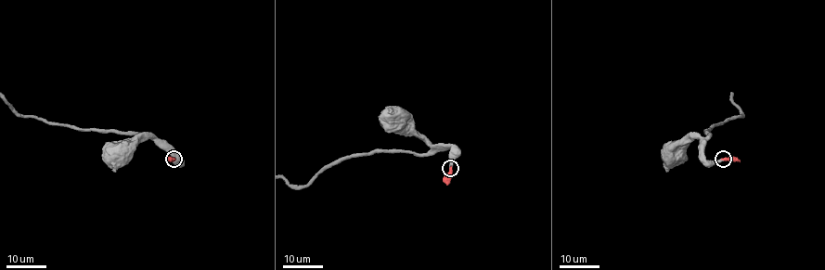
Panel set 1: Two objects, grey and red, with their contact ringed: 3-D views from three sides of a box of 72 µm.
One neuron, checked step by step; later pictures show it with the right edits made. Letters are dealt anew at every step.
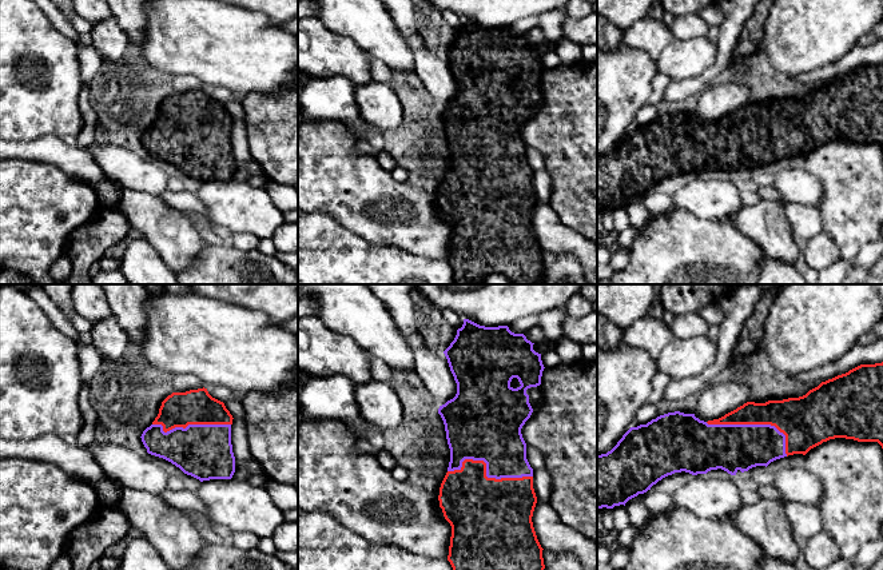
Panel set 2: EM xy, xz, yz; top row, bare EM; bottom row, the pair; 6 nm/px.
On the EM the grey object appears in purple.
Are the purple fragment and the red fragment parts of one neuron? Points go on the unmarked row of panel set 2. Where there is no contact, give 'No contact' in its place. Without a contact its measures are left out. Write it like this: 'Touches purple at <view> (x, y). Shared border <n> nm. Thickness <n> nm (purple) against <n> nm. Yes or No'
Touches purple at xz (486, 174). Shared border 500 nm. Thickness 360 nm (purple) against 440 nm. Yes

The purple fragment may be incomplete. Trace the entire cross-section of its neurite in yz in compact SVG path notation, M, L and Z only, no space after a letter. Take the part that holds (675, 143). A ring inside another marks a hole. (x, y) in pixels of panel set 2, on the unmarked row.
M883 63L860 65L822 83L799 99L765 104L747 103L719 120L704 123L695 115L675 112L660 116L647 125L631 128L610 152L597 156L597 210L625 207L629 200L647 194L659 182L675 174L697 176L721 170L736 176L739 171L744 174L756 167L767 168L771 163L788 156L806 156L811 150L835 139L878 143L883 150Z

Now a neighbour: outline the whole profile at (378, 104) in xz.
M374 80L355 85L355 101L361 116L382 131L402 124L402 105L390 84Z

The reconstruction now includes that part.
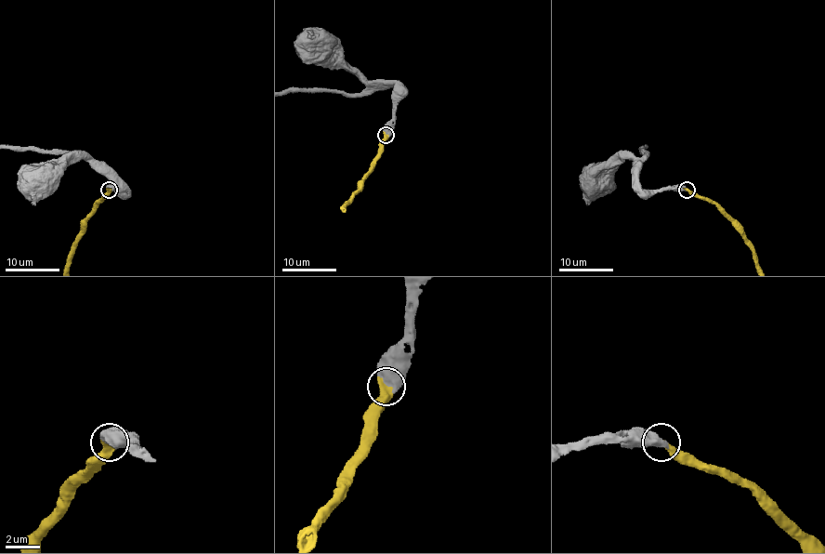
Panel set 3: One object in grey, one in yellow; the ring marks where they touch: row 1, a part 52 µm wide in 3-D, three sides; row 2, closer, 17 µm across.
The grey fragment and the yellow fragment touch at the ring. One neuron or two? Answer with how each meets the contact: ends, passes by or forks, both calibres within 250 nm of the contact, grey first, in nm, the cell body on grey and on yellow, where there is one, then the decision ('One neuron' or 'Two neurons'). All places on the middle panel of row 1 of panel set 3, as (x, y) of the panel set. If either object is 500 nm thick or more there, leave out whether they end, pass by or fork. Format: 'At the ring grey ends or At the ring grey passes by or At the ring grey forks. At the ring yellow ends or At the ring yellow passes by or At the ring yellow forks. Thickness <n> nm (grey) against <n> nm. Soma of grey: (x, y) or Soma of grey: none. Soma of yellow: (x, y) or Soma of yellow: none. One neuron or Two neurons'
Thickness 800 nm (grey) against 500 nm. Soma of grey: (310, 43). Soma of yellow: none. One neuron

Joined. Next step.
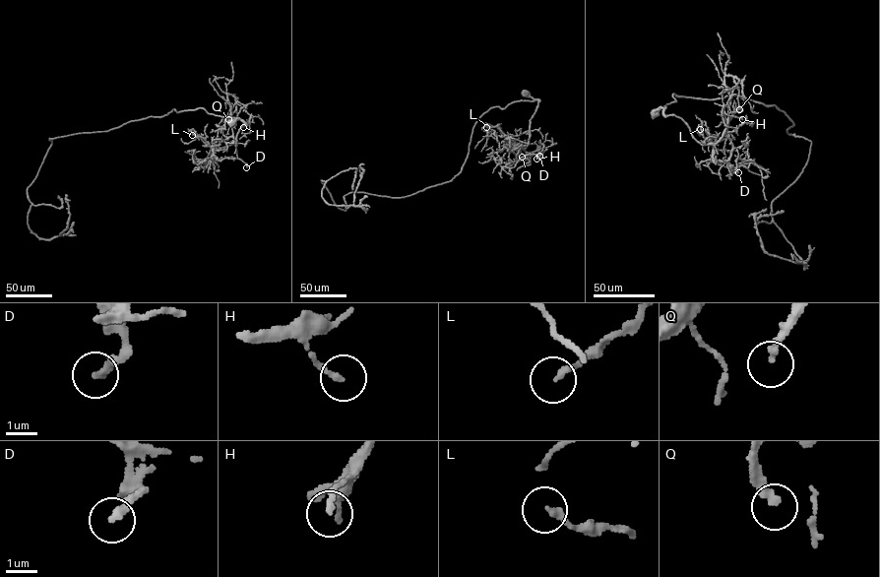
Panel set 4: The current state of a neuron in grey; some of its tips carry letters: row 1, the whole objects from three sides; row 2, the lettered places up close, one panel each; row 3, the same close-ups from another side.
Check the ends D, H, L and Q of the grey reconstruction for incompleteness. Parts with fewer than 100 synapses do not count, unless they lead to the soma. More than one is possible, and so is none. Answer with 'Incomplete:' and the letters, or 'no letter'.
Incomplete: no letter

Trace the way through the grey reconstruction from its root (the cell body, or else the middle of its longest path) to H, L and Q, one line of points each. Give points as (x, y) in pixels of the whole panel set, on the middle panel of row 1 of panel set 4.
H: (525, 93), (538, 104), (530, 119), (529, 141), (524, 150), (521, 146), (530, 154), (542, 145), (536, 159)
L: (525, 93), (538, 99), (537, 107), (530, 119), (526, 145), (508, 152), (509, 138), (495, 135), (486, 127)
Q: (525, 93), (537, 98), (538, 104), (530, 119), (529, 141), (524, 150), (521, 145), (530, 154), (522, 157)

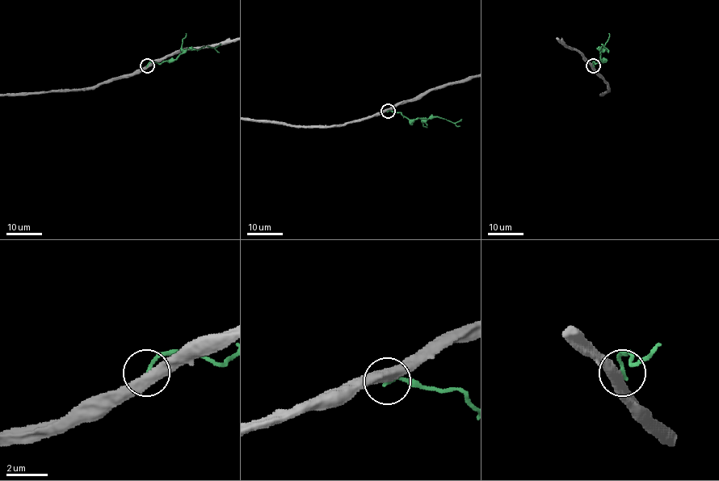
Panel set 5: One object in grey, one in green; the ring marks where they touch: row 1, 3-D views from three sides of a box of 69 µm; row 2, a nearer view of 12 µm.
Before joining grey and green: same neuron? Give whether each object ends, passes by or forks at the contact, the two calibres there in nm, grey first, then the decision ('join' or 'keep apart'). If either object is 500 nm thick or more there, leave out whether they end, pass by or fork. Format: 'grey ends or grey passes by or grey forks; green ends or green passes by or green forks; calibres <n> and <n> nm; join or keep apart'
grey passes by; green ends; calibres 460 and 180 nm; keep apart

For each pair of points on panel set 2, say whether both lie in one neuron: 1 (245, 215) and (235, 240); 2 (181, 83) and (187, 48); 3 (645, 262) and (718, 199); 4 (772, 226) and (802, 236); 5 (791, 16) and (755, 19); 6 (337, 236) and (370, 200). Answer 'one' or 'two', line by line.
1: two
2: two
3: two
4: two
5: two
6: two

